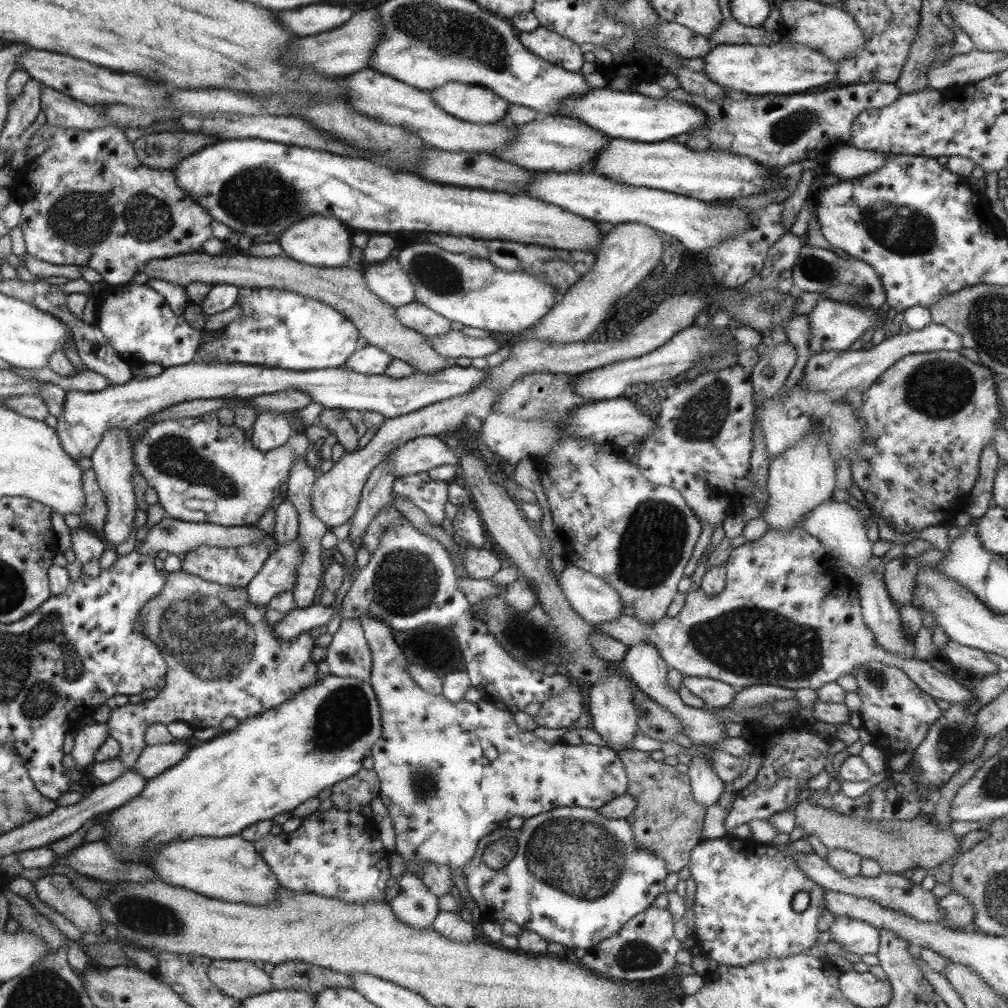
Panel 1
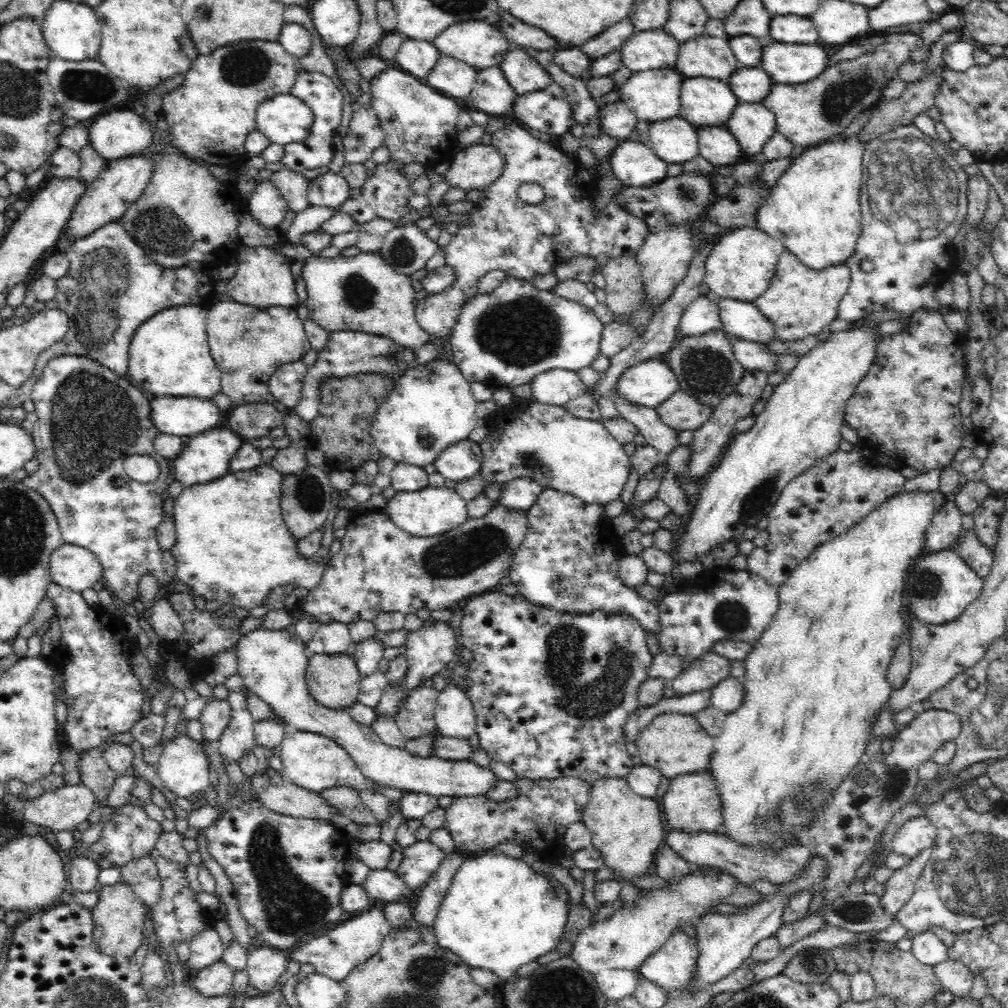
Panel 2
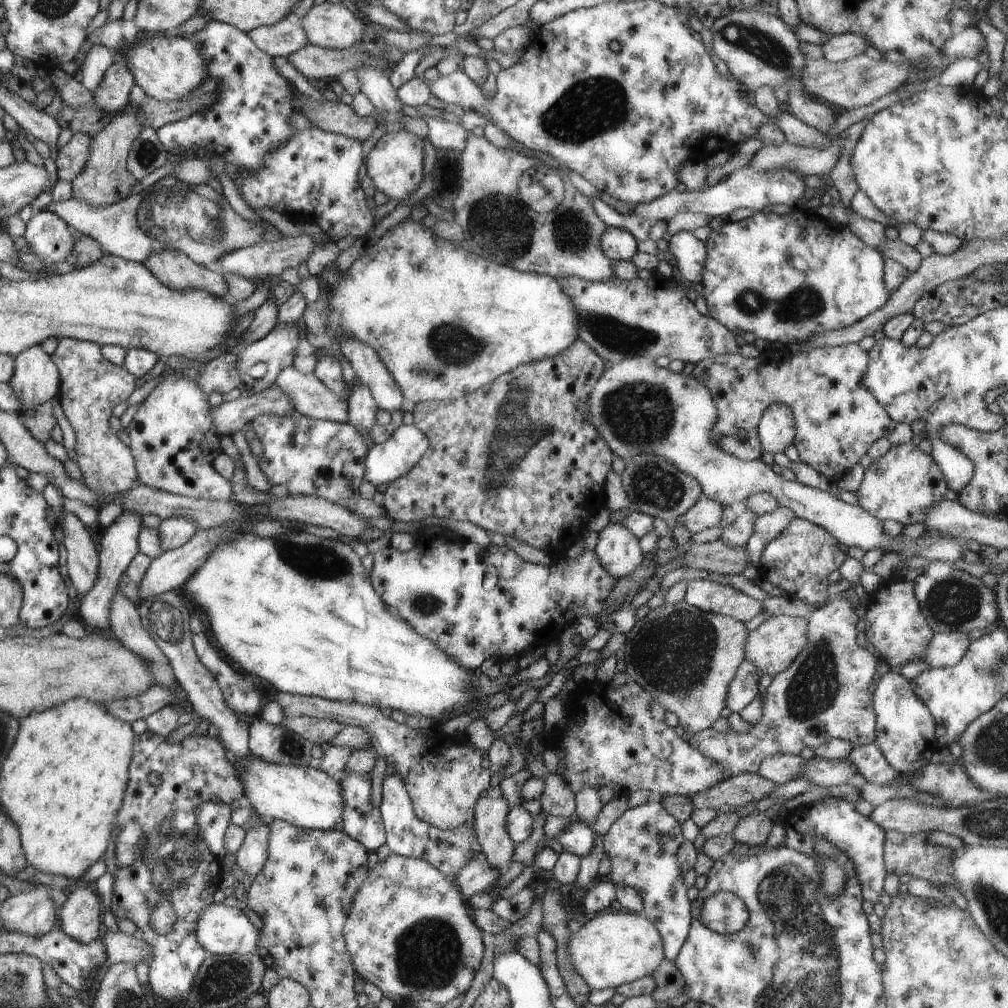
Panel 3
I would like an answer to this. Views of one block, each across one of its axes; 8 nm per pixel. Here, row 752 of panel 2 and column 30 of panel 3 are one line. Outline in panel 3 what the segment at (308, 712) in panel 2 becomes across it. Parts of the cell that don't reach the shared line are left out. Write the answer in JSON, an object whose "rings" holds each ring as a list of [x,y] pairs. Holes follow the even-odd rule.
{"rings":[[[39,344],[15,356],[15,374],[9,378],[7,384],[17,394],[19,410],[15,414],[21,416],[23,412],[29,412],[35,406],[57,396],[61,376],[57,364]]]}

